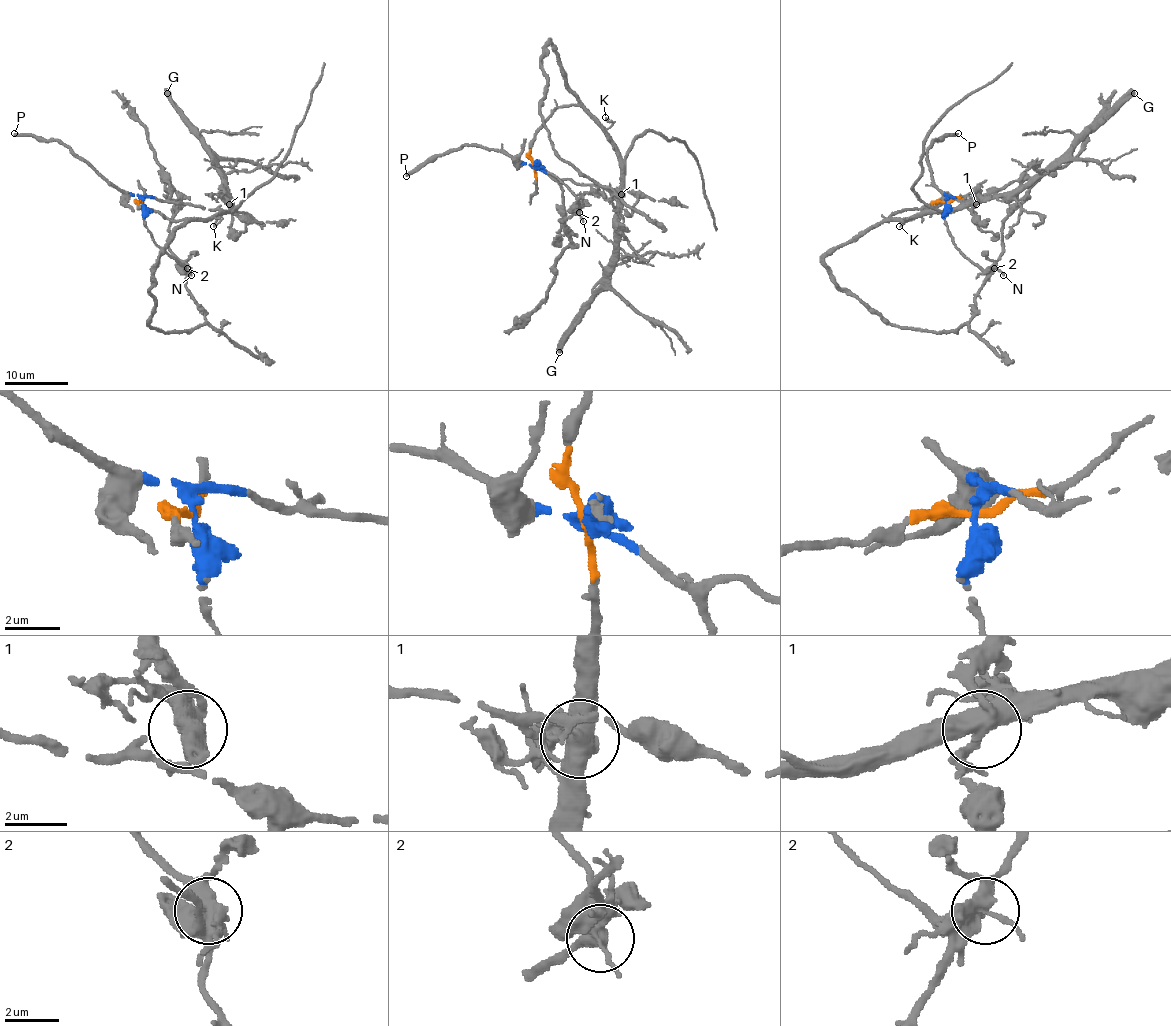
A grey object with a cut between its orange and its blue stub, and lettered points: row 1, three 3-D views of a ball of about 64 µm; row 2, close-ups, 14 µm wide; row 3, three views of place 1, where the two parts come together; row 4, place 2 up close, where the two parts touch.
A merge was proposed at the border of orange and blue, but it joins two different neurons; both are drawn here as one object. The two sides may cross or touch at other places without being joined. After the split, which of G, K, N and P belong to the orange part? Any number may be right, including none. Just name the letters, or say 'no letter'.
G, K

